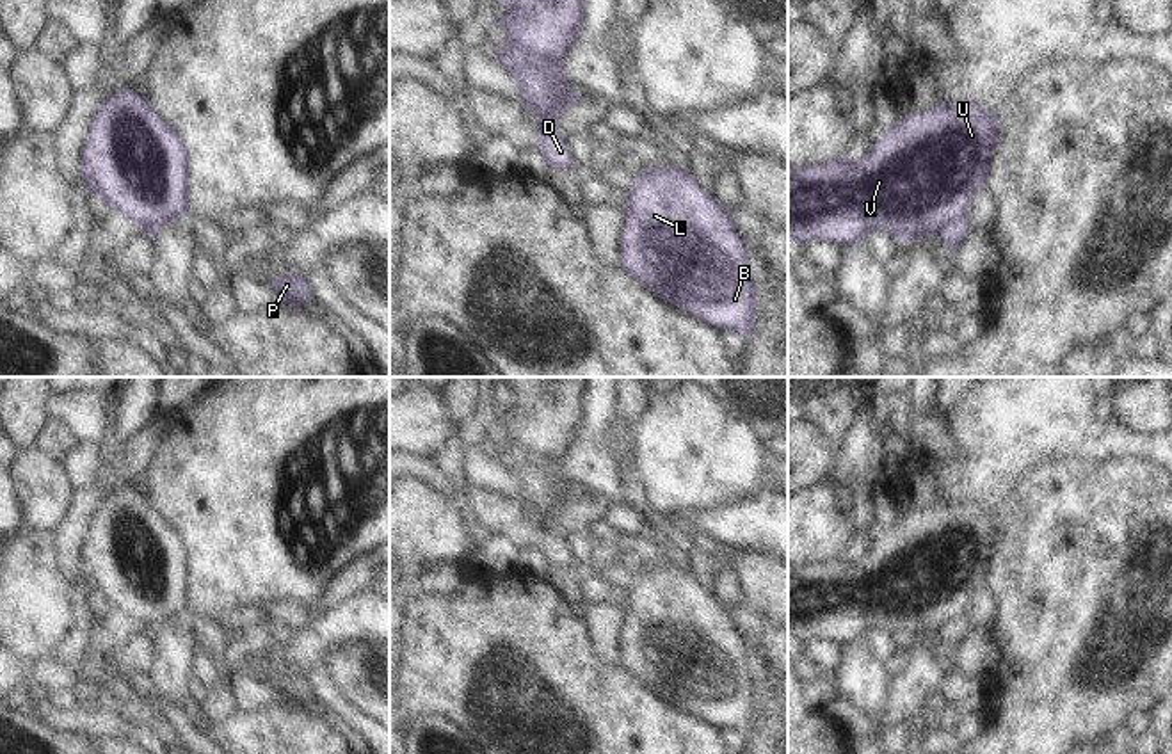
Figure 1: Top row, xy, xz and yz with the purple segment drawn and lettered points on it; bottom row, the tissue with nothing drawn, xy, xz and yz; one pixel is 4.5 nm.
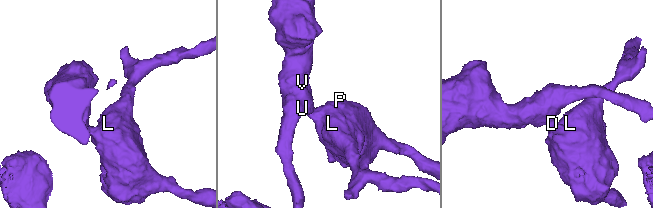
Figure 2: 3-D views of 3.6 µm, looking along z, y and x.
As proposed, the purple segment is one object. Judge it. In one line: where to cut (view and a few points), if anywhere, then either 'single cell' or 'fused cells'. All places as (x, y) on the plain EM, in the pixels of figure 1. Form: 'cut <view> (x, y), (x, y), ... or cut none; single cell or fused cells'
cut yz (964, 616), (947, 623), (939, 633); fused cells

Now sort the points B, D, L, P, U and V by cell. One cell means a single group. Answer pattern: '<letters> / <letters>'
B D L P / U V

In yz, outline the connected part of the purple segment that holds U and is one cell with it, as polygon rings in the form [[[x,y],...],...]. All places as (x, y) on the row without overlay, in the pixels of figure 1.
[[[960,498],[902,514],[861,558],[841,555],[804,566],[788,562],[788,638],[802,644],[813,638],[829,638],[848,646],[866,640],[873,630],[886,630],[898,640],[941,633],[943,626],[966,617],[975,592],[987,587],[996,544],[998,514],[987,510],[978,500]]]

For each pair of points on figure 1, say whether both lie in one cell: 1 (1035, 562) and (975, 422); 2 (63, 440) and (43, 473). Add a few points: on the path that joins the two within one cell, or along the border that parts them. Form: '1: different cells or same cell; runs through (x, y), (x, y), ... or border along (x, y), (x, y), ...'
1: different cells; border along (1034, 466), (996, 513)
2: different cells; border along (36, 447), (64, 463)

